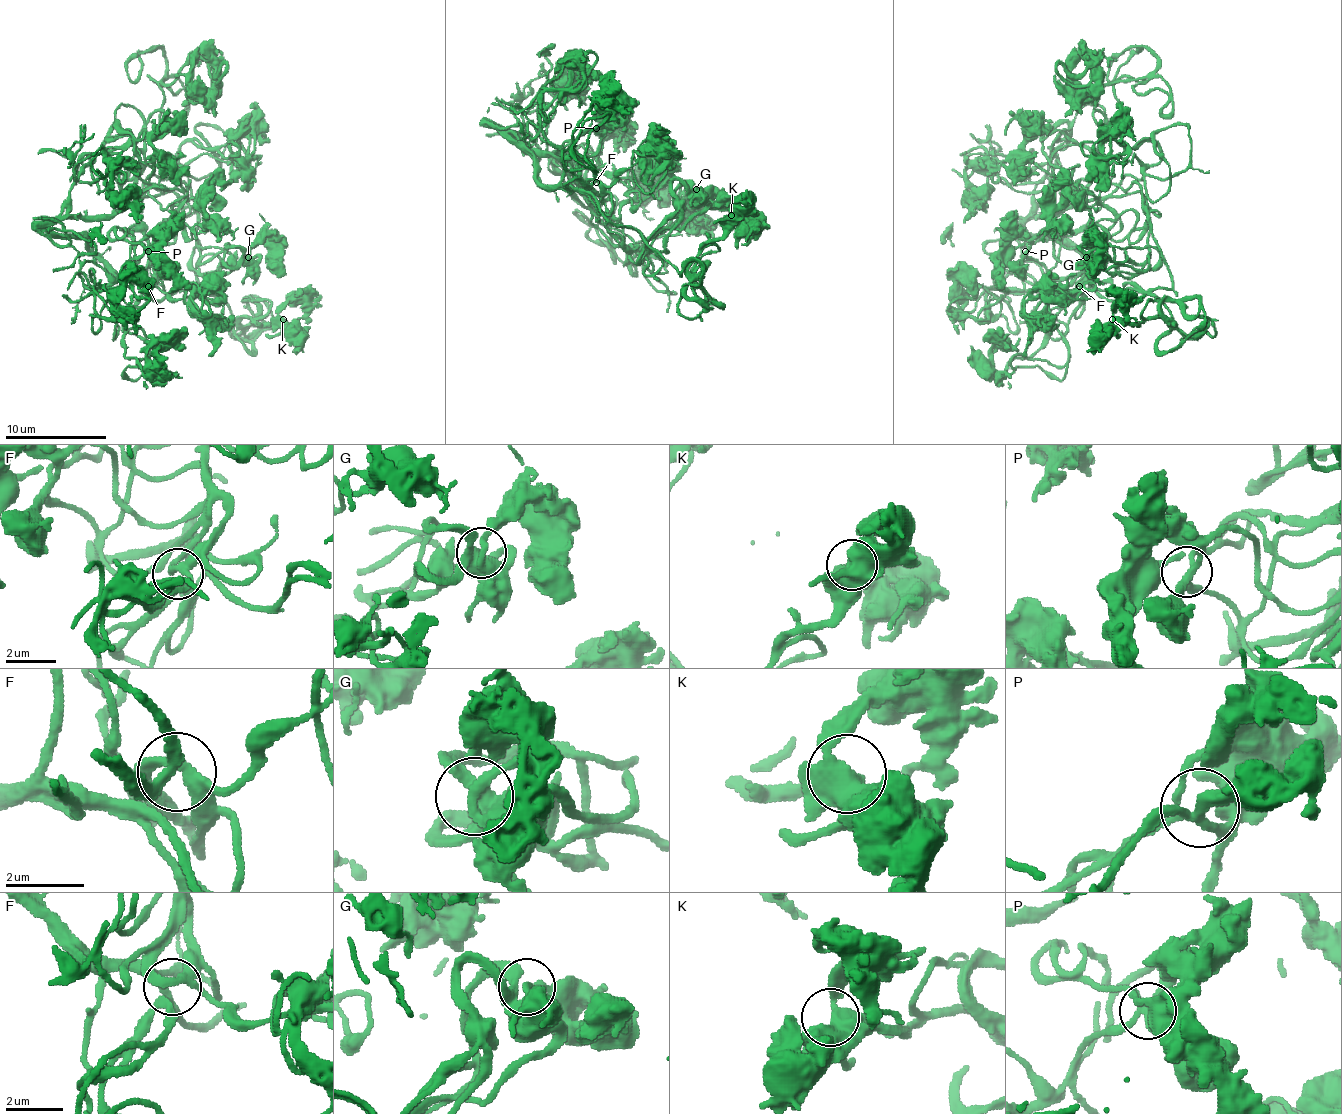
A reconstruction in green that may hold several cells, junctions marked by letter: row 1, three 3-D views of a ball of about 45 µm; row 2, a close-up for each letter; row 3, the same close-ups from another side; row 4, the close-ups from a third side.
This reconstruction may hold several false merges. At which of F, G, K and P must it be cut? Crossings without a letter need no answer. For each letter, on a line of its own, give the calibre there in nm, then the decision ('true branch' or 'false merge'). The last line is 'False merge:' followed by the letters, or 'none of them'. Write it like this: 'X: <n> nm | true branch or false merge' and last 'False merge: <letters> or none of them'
F: 260 nm | true branch
G: 320 nm | true branch
K: 600 nm | true branch
P: 280 nm | true branch
False merge: none of them

